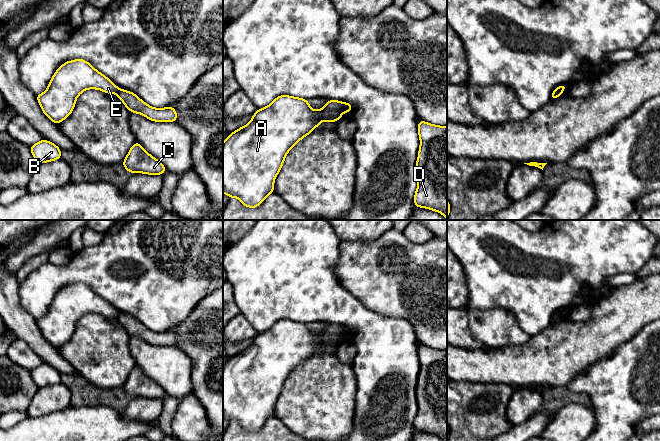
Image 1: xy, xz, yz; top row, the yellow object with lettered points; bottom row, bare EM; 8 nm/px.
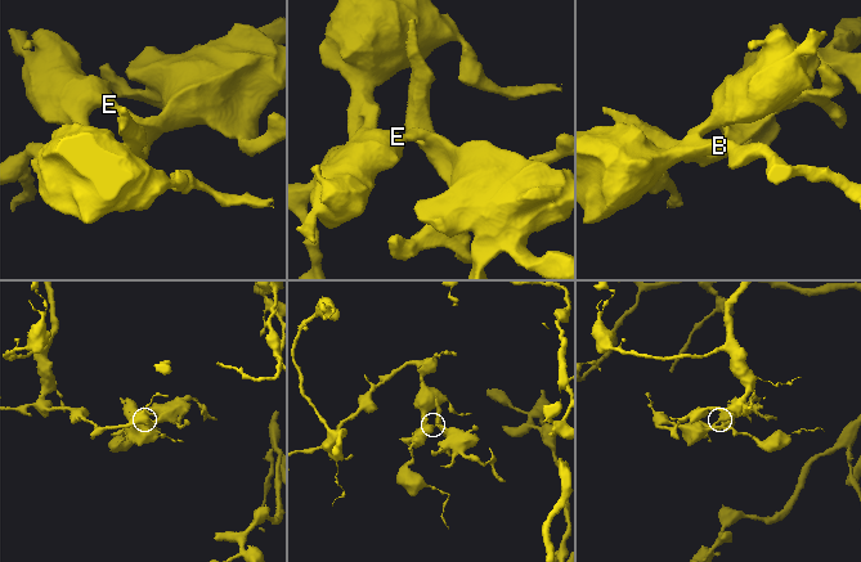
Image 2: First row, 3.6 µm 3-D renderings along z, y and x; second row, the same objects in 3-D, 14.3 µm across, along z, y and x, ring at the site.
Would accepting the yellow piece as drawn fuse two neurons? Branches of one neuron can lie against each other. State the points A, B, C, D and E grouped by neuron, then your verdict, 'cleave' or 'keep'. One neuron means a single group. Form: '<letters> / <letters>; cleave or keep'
A B E / C D; cleave

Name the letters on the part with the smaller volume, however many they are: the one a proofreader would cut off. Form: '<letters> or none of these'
C, D

